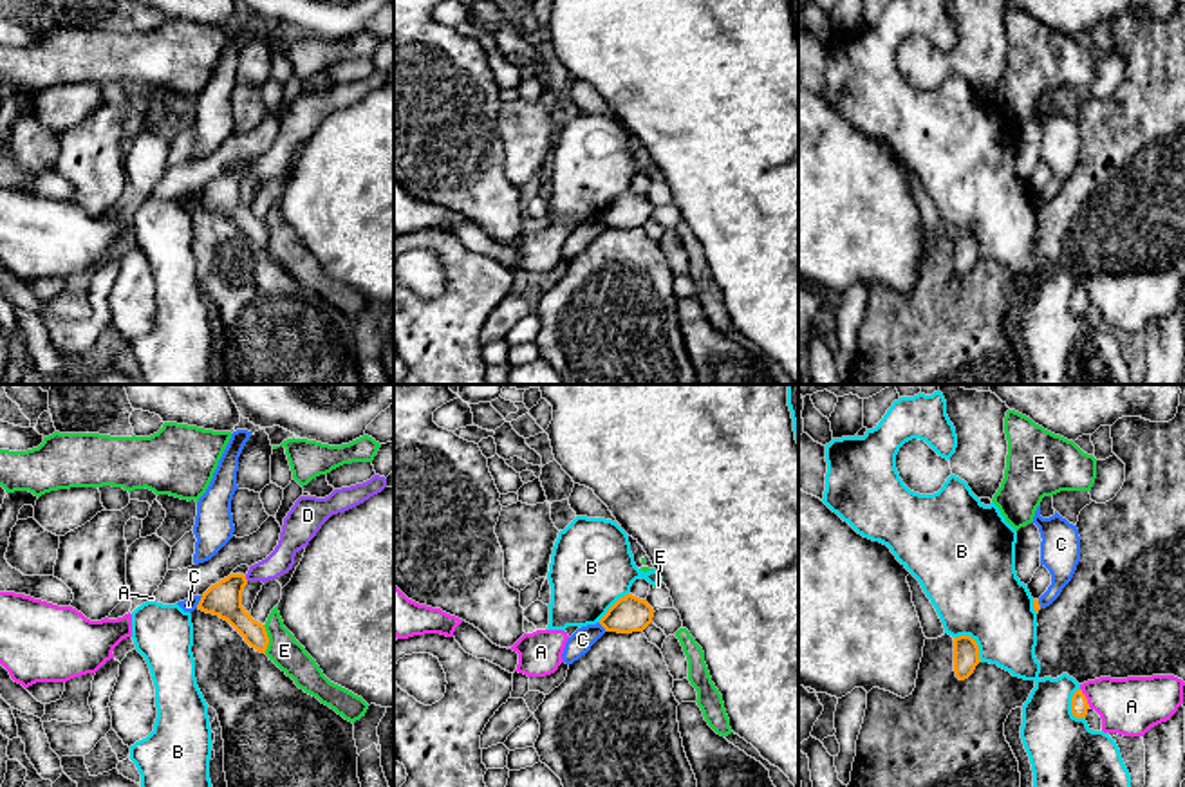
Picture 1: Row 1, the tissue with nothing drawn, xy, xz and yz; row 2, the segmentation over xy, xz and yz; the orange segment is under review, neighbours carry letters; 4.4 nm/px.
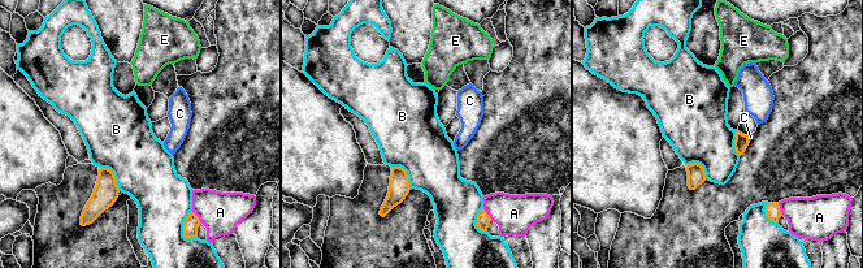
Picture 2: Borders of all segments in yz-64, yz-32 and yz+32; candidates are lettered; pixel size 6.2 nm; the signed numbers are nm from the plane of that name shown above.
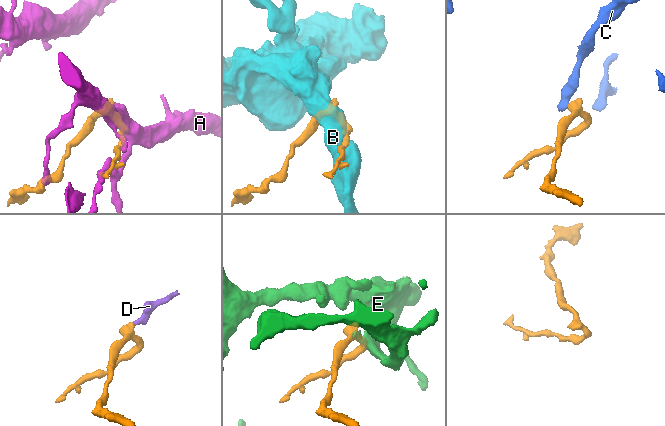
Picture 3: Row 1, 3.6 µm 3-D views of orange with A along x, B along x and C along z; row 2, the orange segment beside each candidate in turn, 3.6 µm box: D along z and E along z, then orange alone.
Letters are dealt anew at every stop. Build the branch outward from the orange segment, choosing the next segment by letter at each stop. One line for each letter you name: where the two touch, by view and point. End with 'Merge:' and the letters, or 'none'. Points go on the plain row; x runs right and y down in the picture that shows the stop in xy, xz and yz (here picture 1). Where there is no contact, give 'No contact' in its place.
D: Touches orange at xy (244, 174)
Merge: D

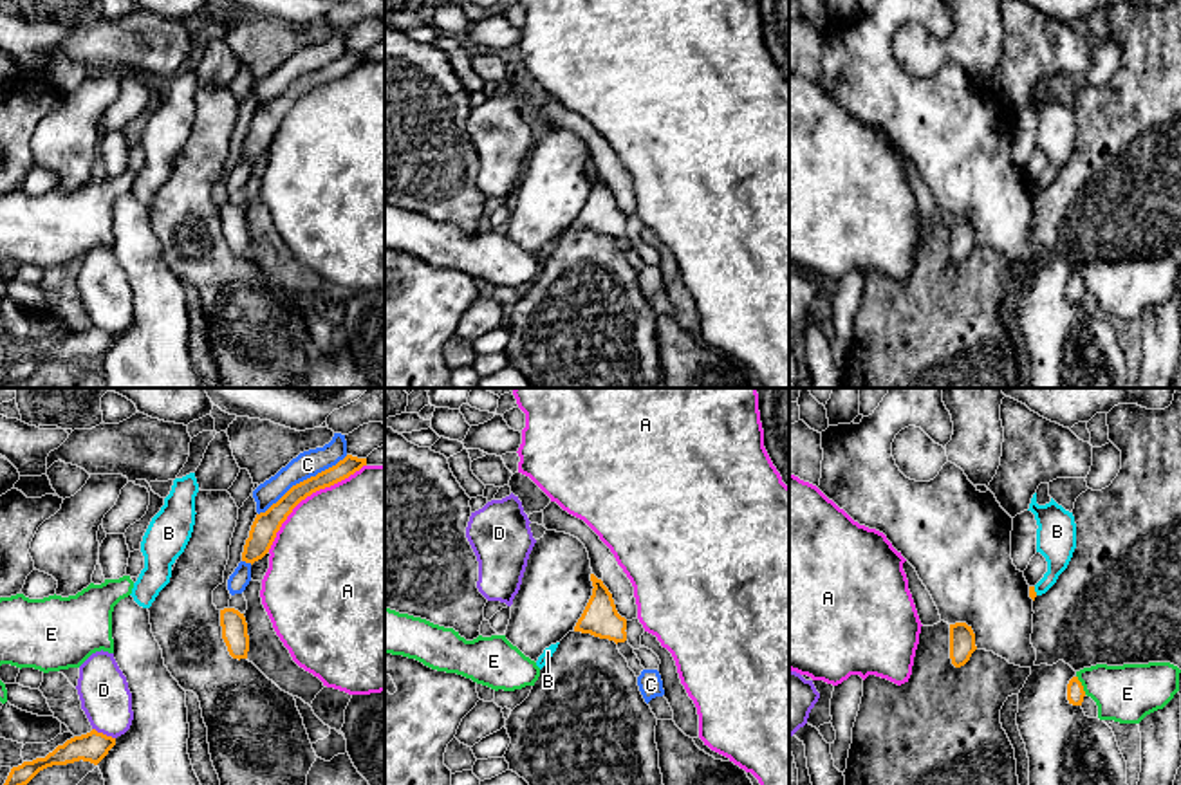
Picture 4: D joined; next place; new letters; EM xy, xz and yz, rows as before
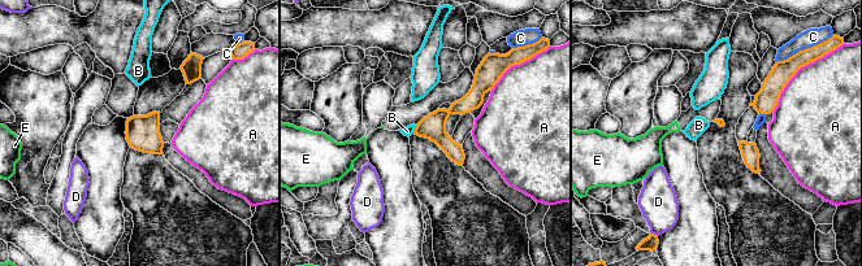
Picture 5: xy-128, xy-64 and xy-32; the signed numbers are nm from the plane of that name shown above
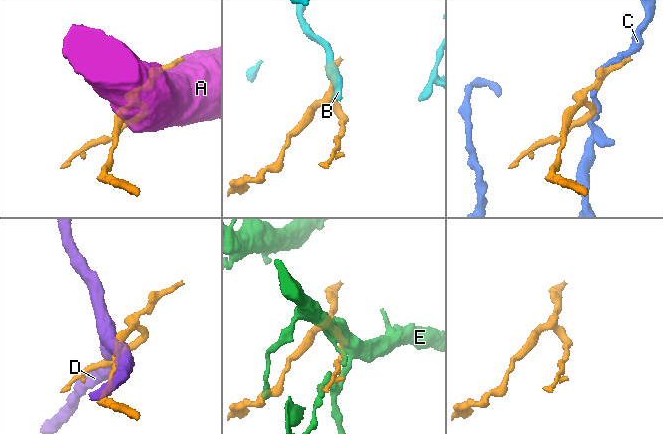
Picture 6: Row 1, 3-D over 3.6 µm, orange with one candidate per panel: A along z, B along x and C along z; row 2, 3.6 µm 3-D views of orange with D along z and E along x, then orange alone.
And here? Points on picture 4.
Merge: none

